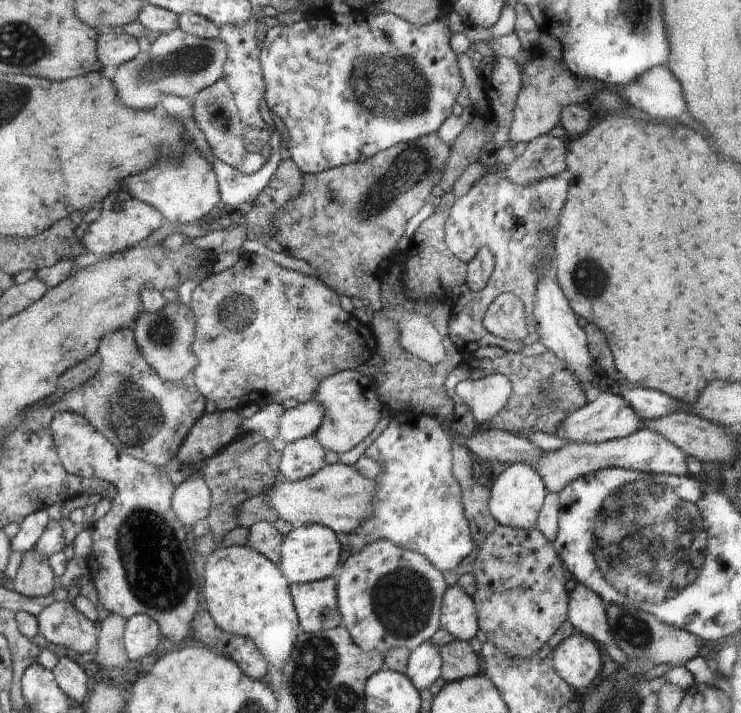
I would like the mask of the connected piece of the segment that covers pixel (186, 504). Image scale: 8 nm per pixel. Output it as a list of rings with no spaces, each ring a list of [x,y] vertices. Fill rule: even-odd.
[[[196,468],[196,472],[198,474],[181,482],[182,490],[178,490],[178,498],[174,498],[174,510],[178,510],[178,518],[182,518],[186,526],[204,521],[211,505],[211,492],[202,475],[202,468]]]

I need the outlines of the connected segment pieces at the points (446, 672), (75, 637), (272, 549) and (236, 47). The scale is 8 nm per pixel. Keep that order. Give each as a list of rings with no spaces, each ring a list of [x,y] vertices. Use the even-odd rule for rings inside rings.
[[[454,640],[440,647],[441,659],[444,664],[441,666],[441,677],[446,683],[460,681],[466,677],[478,675],[478,657],[474,654],[474,650],[470,648],[468,641]]]
[[[54,601],[39,616],[41,632],[48,642],[62,644],[78,654],[96,646],[100,630],[70,601]]]
[[[260,521],[250,527],[250,536],[248,546],[261,552],[266,558],[269,558],[274,564],[280,565],[281,562],[281,544],[284,536],[276,530],[273,523]]]
[[[252,7],[249,17],[241,25],[224,25],[219,27],[219,38],[224,40],[228,46],[228,58],[224,66],[224,79],[232,91],[241,122],[246,127],[260,128],[266,130],[267,126],[264,120],[260,118],[260,102],[264,98],[264,83],[262,82],[262,73],[260,72],[260,42],[256,38],[256,32],[264,24],[264,14],[261,8]],[[263,18],[263,22],[260,22]]]

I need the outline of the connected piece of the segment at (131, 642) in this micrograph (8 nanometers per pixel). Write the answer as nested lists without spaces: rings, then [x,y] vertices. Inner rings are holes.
[[[145,614],[134,615],[126,622],[124,641],[130,662],[140,662],[144,656],[155,654],[160,644],[159,624]]]

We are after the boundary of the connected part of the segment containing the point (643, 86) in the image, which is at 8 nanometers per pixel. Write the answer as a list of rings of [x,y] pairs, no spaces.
[[[666,65],[647,70],[617,91],[627,107],[647,114],[650,120],[678,120],[686,112],[680,81]]]

